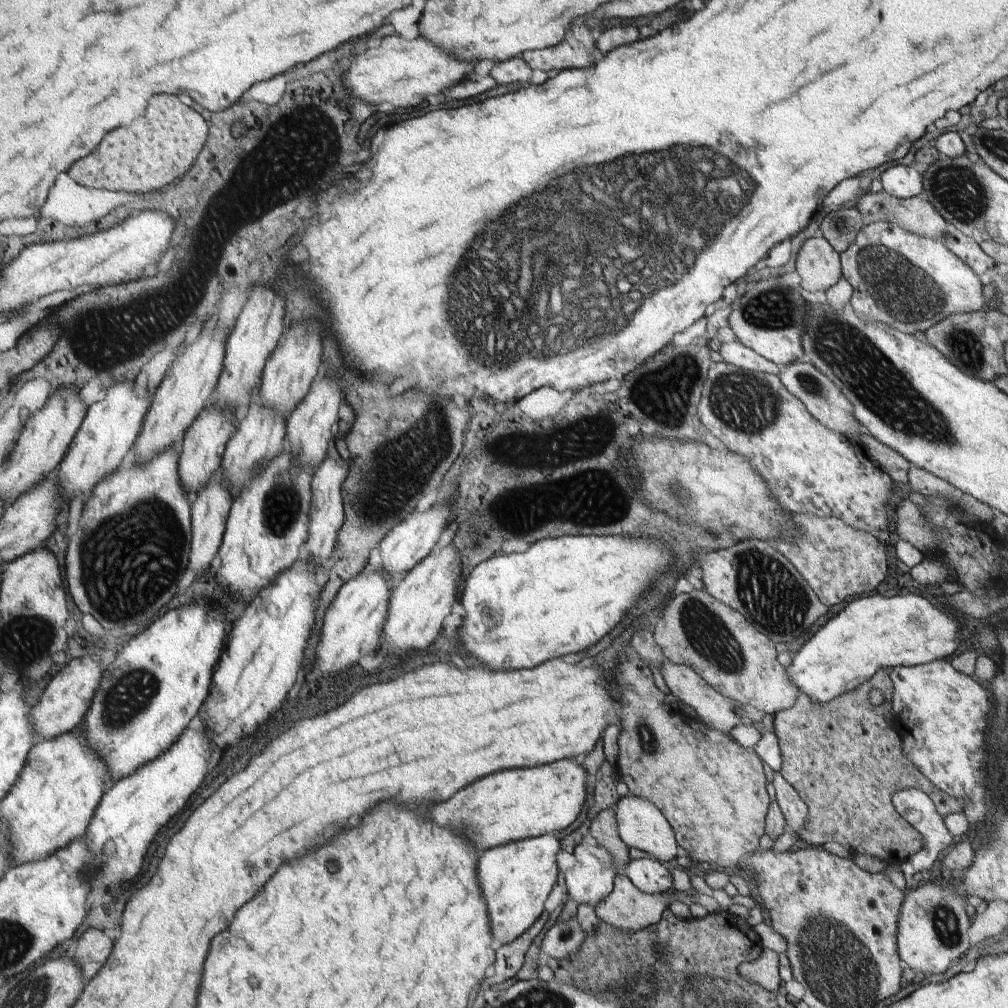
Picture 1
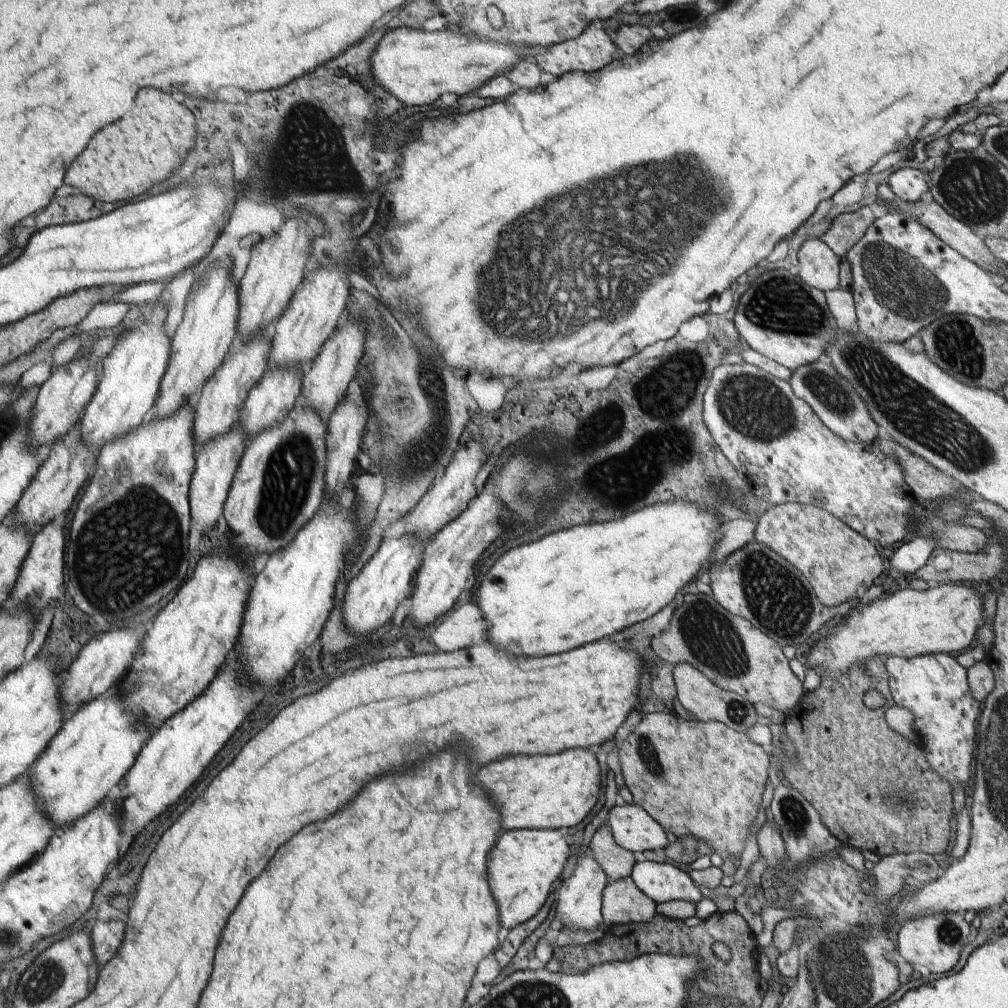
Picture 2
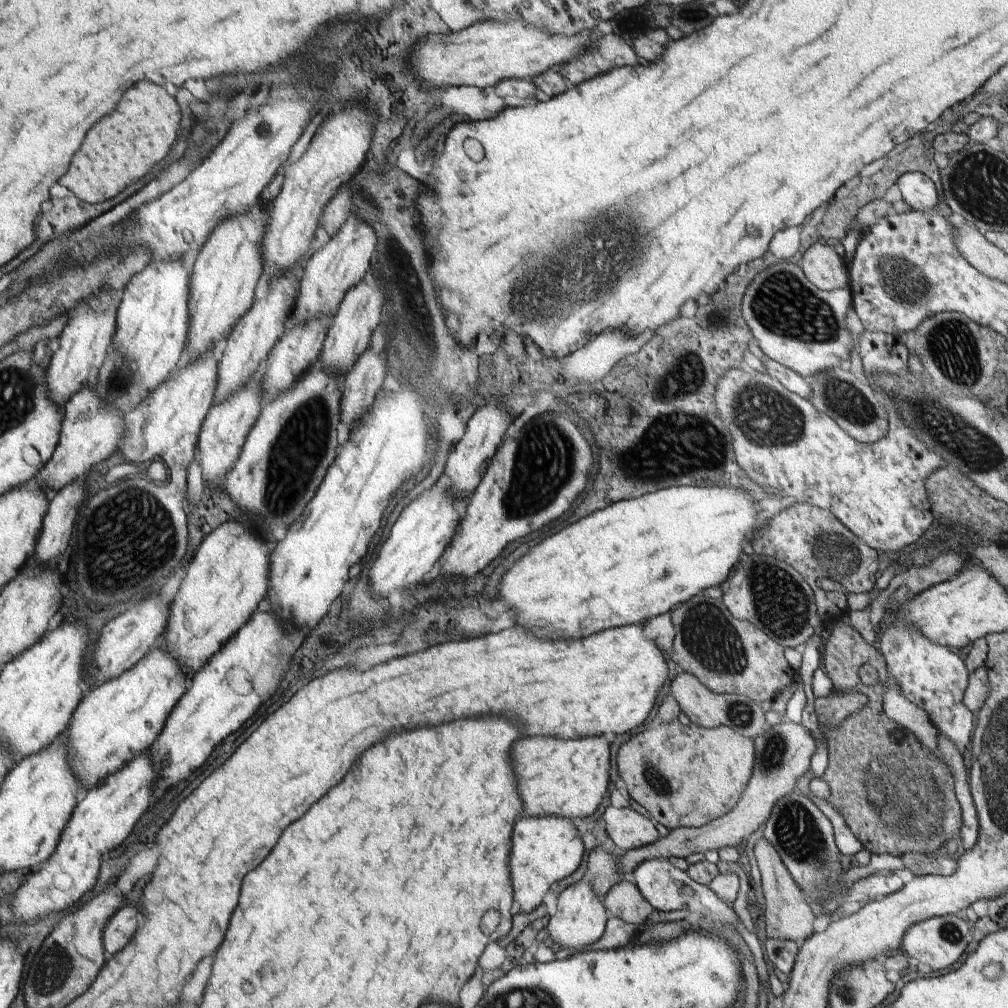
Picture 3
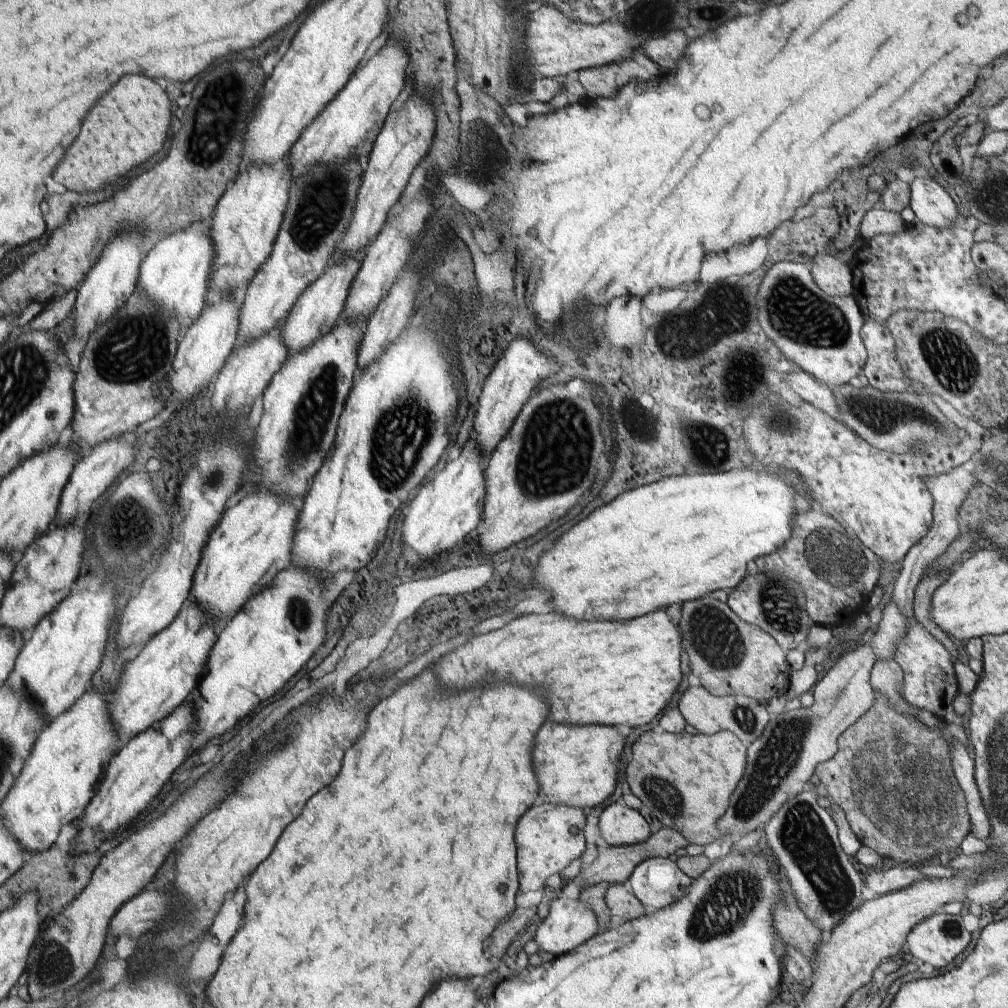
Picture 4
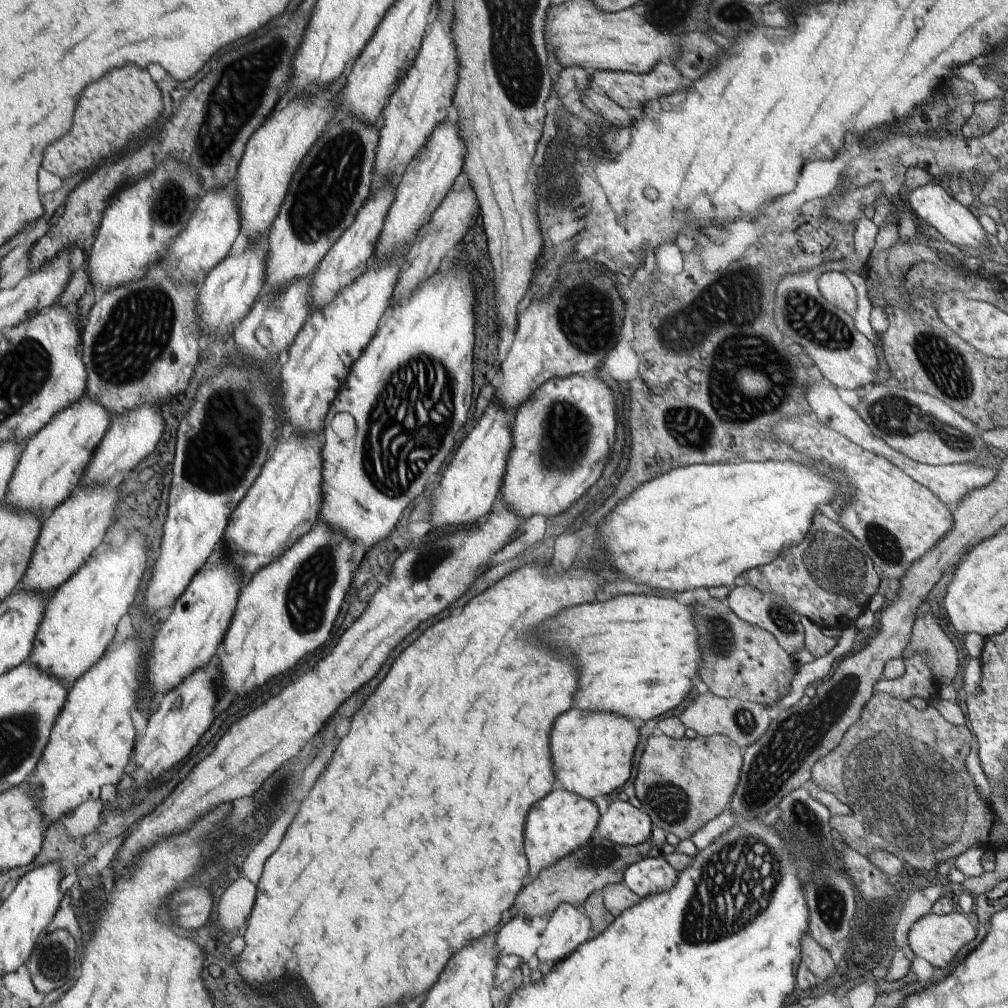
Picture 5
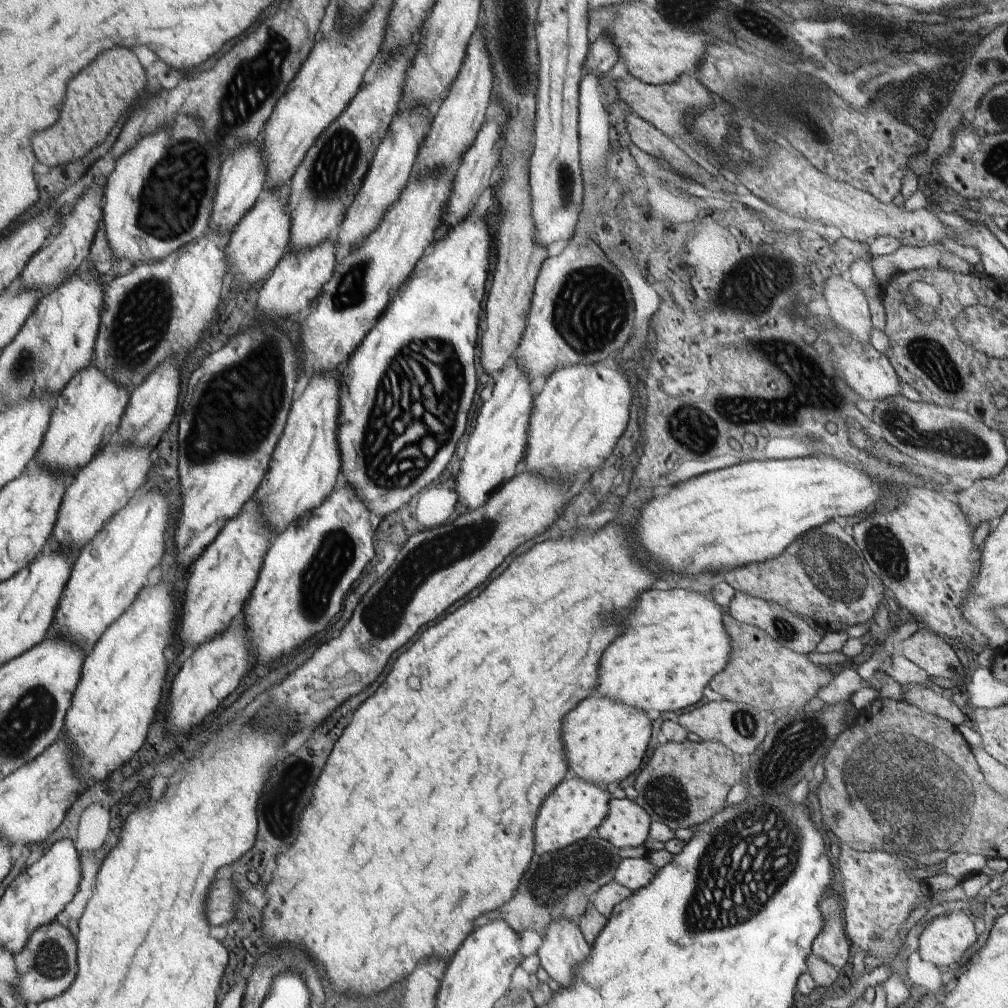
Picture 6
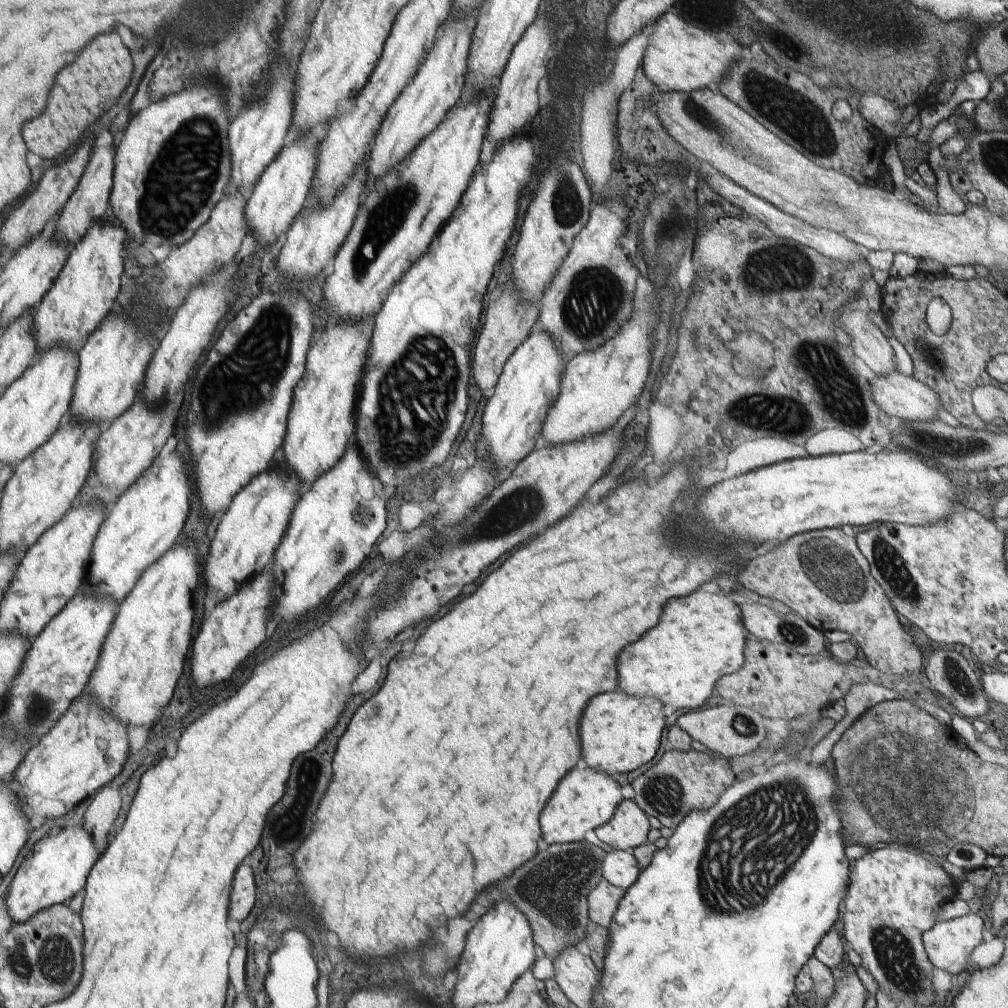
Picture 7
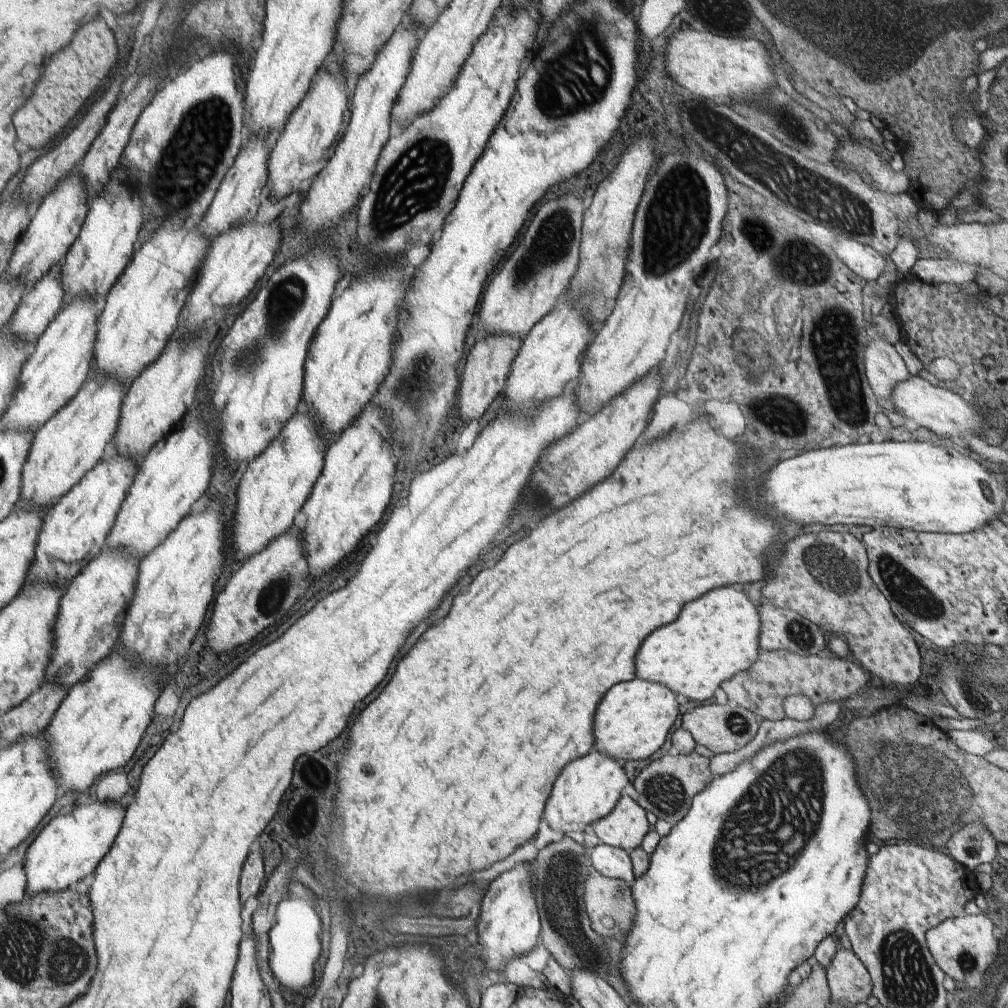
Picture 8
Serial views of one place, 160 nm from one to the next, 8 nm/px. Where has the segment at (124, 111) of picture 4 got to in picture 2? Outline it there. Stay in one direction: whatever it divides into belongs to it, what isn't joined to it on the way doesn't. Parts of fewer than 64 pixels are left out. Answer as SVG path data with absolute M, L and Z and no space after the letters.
M144 88L136 96L132 111L126 112L118 124L110 124L104 132L96 134L96 140L88 144L84 156L72 164L68 180L64 184L78 188L86 196L102 203L130 200L144 194L154 184L164 182L174 170L179 172L186 154L196 144L196 118L178 104L170 94L156 88Z

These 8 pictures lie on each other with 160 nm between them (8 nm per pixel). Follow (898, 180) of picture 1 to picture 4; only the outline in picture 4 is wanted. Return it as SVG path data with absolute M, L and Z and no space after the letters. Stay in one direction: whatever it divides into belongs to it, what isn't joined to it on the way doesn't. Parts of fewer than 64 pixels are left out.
M930 175L916 177L909 189L909 206L924 224L945 229L963 217L948 192Z

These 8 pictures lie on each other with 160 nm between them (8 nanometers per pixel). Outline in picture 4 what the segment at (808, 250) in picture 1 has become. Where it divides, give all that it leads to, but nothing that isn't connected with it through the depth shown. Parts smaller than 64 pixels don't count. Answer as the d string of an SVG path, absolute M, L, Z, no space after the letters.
M818 253L808 266L814 282L828 296L845 297L853 291L851 269L838 256Z

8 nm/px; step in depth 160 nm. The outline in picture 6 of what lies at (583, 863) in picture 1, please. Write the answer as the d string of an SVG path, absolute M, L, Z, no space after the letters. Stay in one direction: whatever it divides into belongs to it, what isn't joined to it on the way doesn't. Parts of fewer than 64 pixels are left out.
M566 917L552 919L542 938L542 944L537 948L542 968L560 986L567 987L575 968L588 956L591 946L578 922Z

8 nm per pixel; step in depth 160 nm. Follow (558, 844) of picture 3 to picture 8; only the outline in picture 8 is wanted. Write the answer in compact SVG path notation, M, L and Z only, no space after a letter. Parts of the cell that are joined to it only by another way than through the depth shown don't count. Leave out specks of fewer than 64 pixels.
M593 746L588 754L570 761L561 770L546 801L543 817L552 830L582 833L588 825L612 812L628 783L622 764Z

